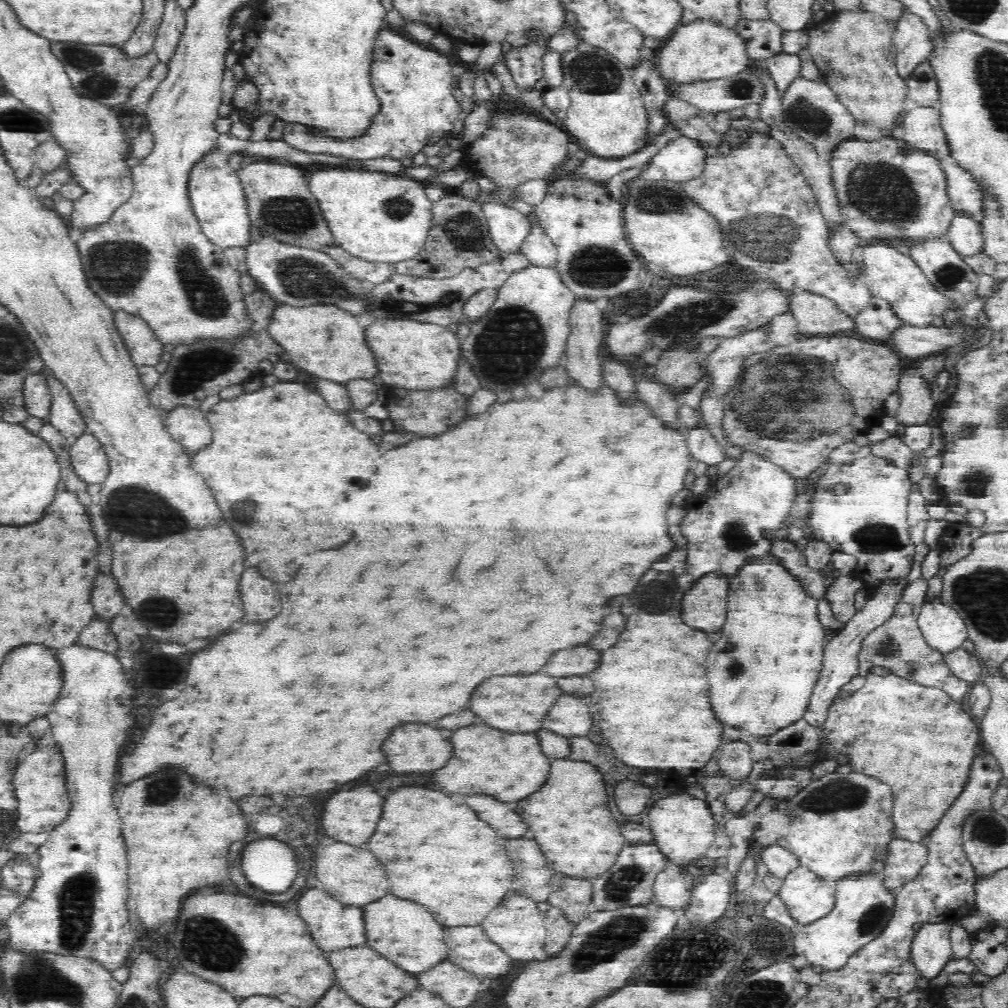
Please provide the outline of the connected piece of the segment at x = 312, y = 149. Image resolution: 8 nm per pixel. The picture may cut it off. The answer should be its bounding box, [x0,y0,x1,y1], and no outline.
[284,28,462,160]

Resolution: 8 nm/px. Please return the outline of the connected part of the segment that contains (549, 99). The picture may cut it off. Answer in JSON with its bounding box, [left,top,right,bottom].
[542,38,649,159]

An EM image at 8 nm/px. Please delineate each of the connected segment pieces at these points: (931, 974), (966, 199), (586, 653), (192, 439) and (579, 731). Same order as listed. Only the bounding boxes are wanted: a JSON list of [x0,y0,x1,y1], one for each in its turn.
[[909,921,953,980],[941,159,982,222],[542,646,600,678],[163,406,212,454],[542,693,594,738]]

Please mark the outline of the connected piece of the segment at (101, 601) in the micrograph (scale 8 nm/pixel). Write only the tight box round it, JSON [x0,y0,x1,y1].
[90,572,124,621]

